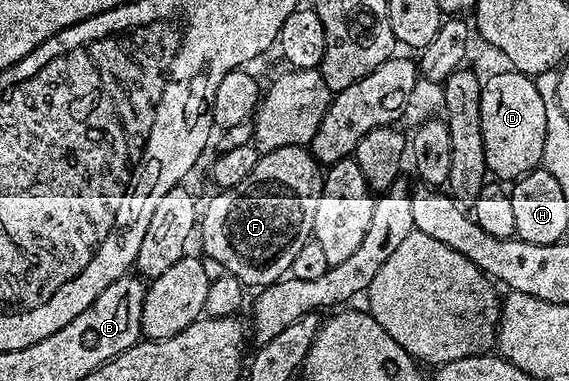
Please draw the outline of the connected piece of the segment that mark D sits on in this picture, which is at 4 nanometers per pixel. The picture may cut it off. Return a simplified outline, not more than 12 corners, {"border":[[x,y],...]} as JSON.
{"border":[[490,75],[480,98],[487,173],[542,163],[546,104],[529,75]]}

